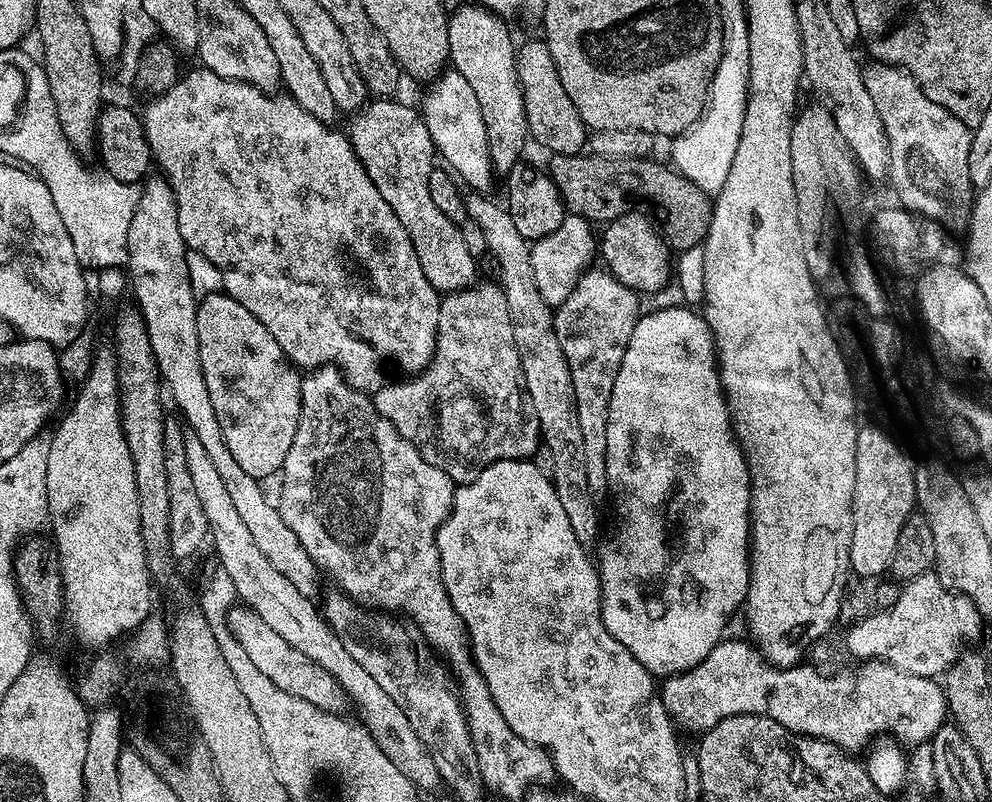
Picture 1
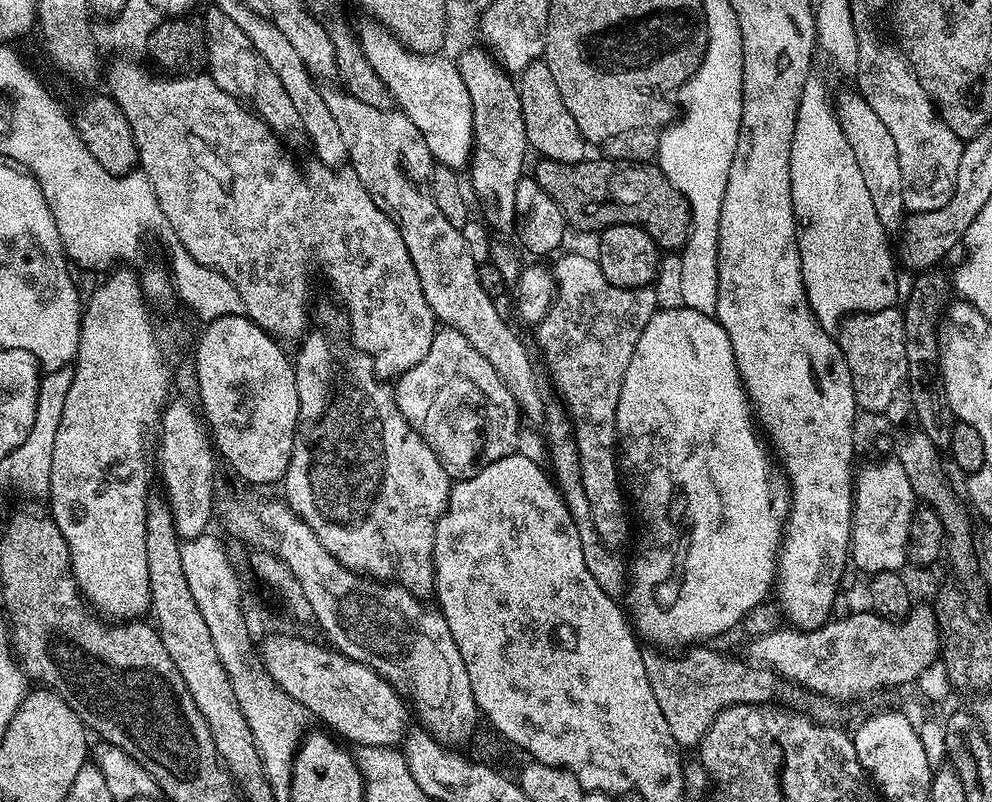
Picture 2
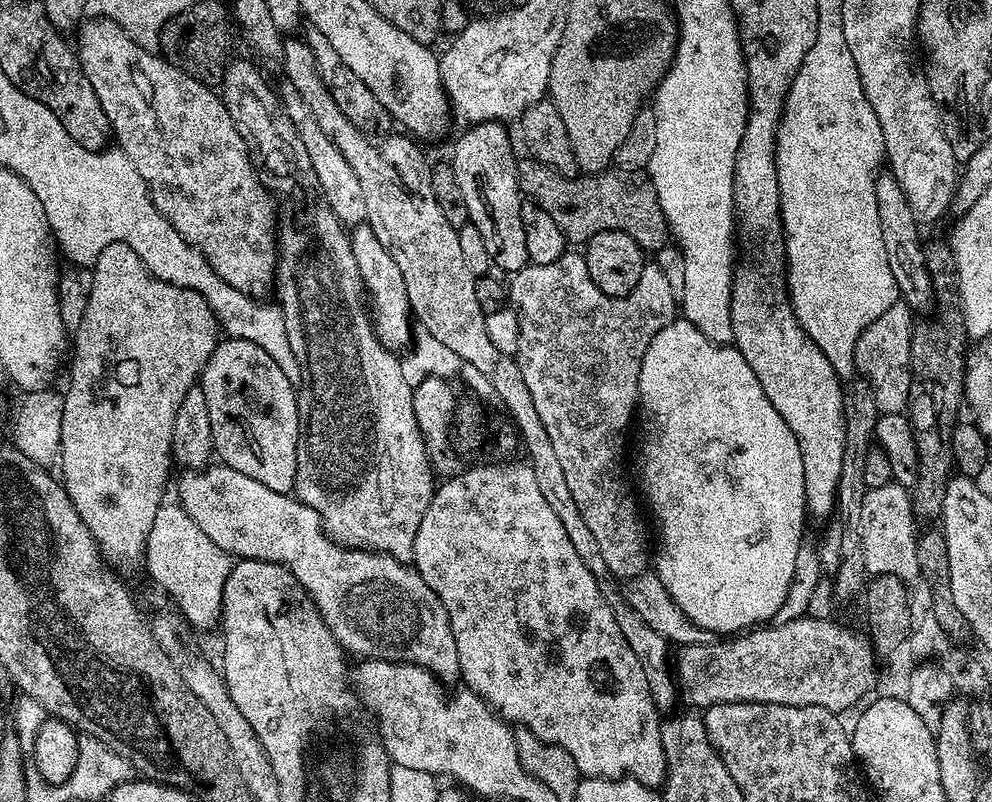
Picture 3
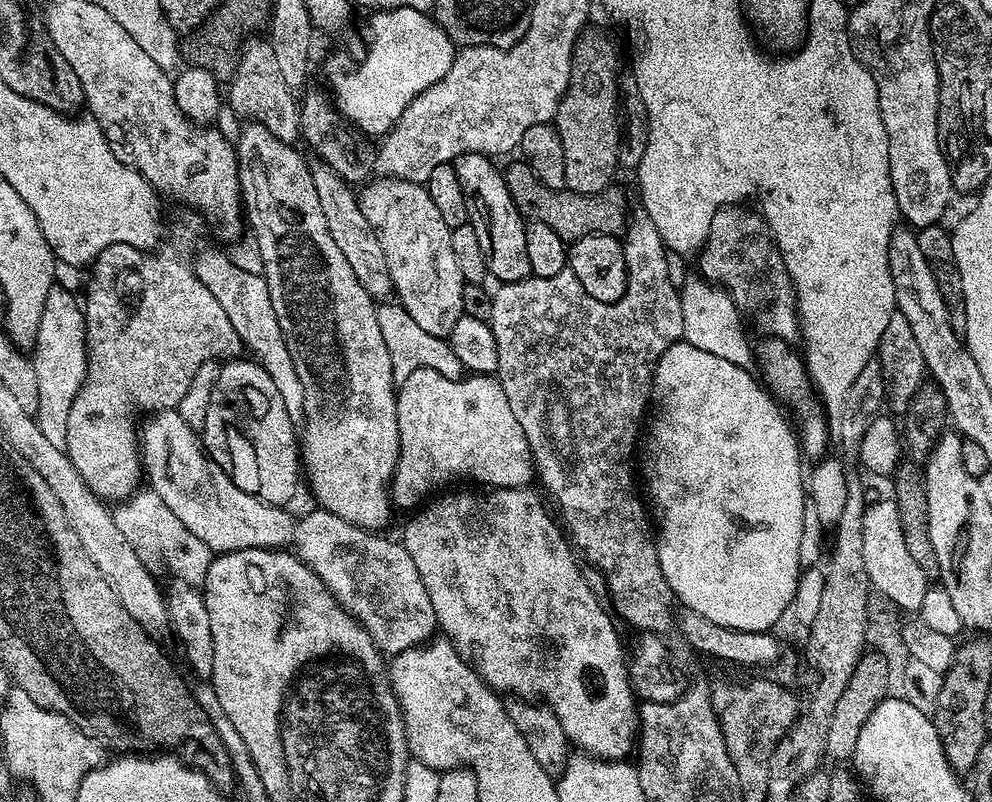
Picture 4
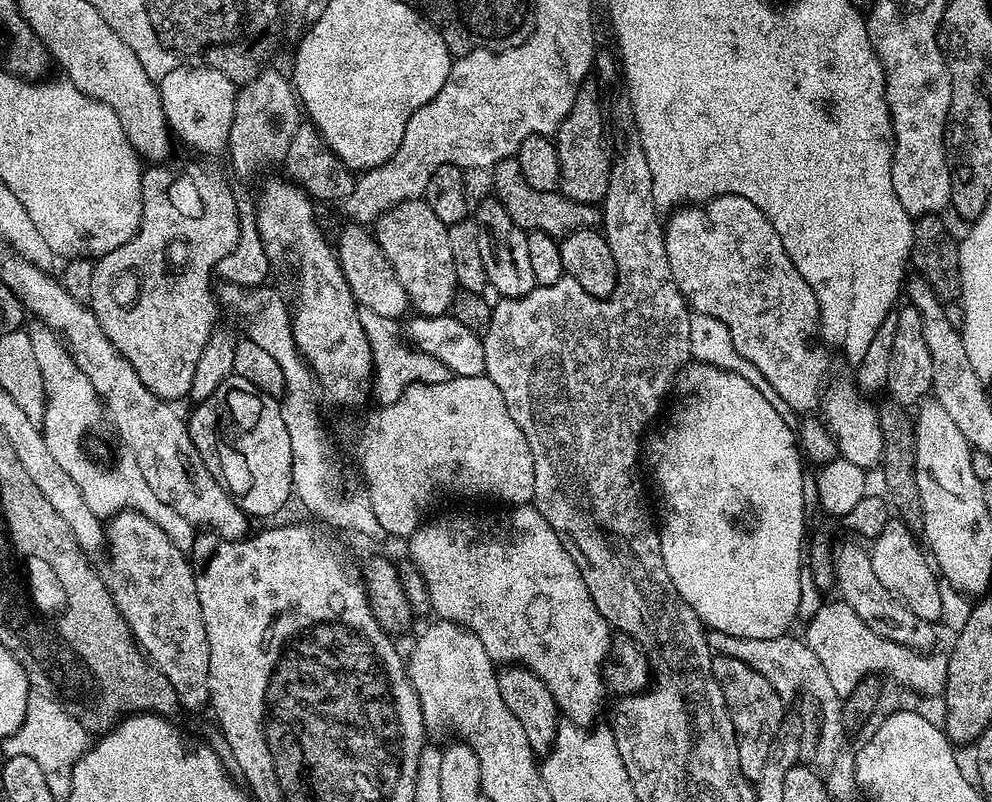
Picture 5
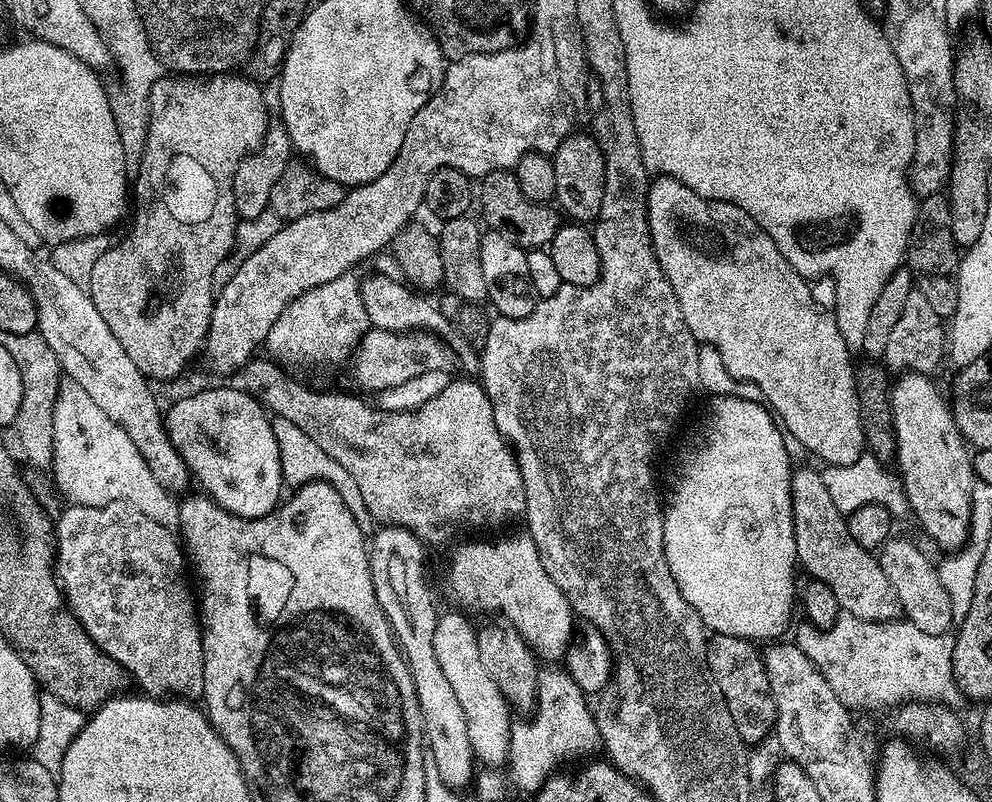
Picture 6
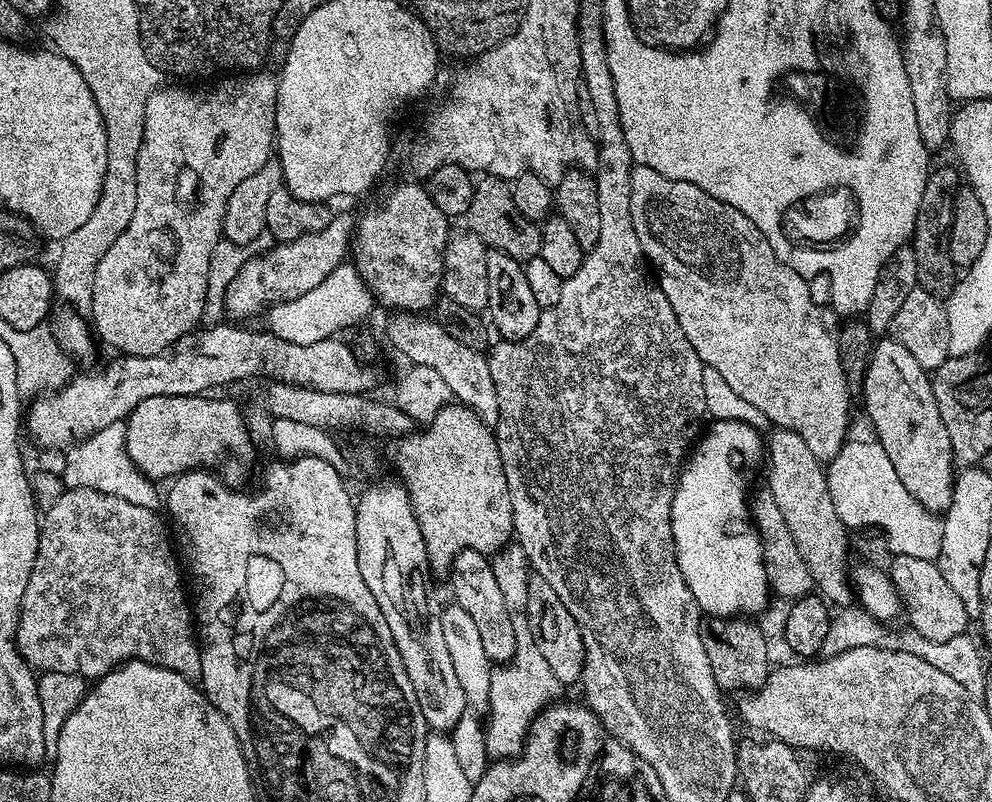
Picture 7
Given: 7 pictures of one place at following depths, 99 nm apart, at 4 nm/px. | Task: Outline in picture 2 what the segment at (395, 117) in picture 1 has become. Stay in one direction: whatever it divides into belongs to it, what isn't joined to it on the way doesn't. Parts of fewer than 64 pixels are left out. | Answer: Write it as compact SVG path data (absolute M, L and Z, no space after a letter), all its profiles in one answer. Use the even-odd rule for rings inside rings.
M324 86L320 88L322 98L326 102L326 106L330 106L330 114L334 114L334 122L338 122L338 130L342 134L342 142L346 146L348 155L346 157L347 163L356 171L358 178L362 182L362 186L366 186L366 190L370 194L370 198L374 198L374 202L381 210L395 222L396 228L402 234L402 242L406 242L406 250L410 254L410 262L414 262L414 270L418 270L418 282L422 282L422 294L426 294L426 302L430 302L430 310L436 315L437 321L441 325L449 328L457 328L462 335L474 346L474 350L478 350L481 361L487 367L492 368L498 374L498 378L502 378L502 382L510 390L510 394L514 394L516 399L516 406L520 409L525 417L528 416L532 420L543 421L546 416L546 402L540 398L540 390L536 386L535 372L532 370L532 364L528 358L528 352L522 341L511 332L510 329L504 325L504 320L500 317L500 312L496 309L497 301L493 297L486 294L486 290L482 290L482 286L478 282L478 266L474 262L474 258L470 258L470 250L466 250L466 242L462 238L459 228L450 226L450 222L446 222L446 217L438 211L438 205L434 203L434 198L430 194L430 174L432 173L432 165L434 163L432 155L430 154L430 146L426 146L426 138L422 138L422 130L418 130L418 126L414 126L414 122L410 122L407 114L397 110L395 107L389 108L375 108L367 105L366 102L358 101L347 91L336 88L328 88L332 86Z

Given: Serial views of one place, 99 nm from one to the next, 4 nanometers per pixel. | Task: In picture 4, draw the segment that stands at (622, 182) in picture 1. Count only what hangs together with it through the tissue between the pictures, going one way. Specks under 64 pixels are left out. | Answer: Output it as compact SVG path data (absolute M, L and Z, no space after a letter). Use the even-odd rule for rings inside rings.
M516 158L509 168L505 167L503 173L506 190L510 190L510 198L514 198L514 206L521 216L546 222L546 226L566 242L599 232L607 236L620 234L624 228L624 196L616 186L609 186L598 194L578 194L565 187L548 188L520 158Z

